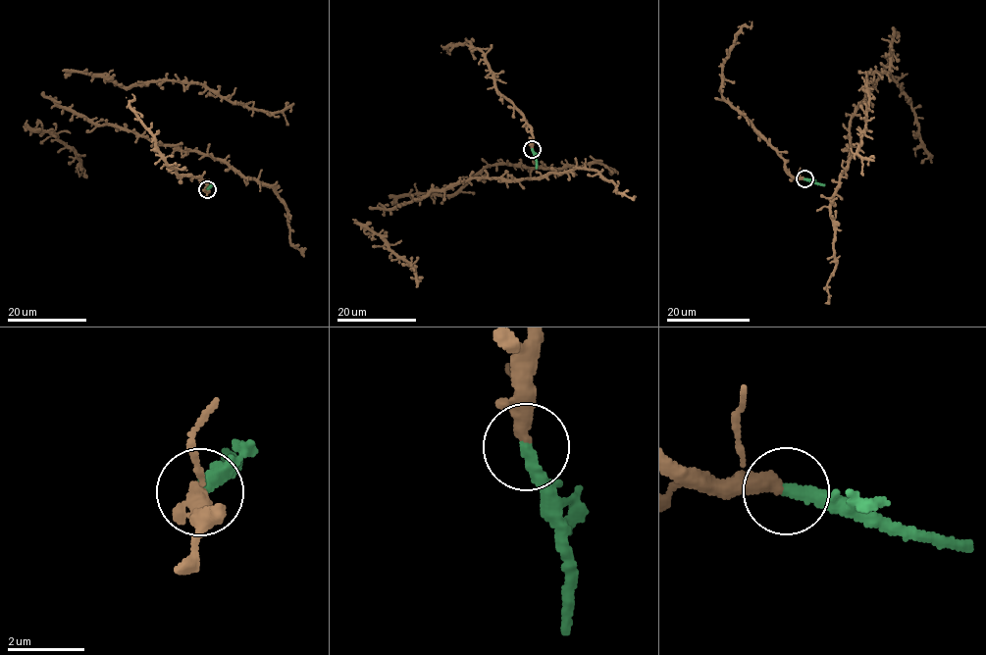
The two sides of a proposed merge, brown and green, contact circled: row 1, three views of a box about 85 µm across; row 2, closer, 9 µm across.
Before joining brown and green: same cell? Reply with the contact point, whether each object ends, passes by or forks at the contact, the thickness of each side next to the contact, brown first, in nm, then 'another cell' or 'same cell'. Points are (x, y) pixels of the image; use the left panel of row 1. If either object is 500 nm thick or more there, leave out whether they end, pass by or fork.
(207, 189) | brown passes by | green ends | 280/320 nm | same cell

